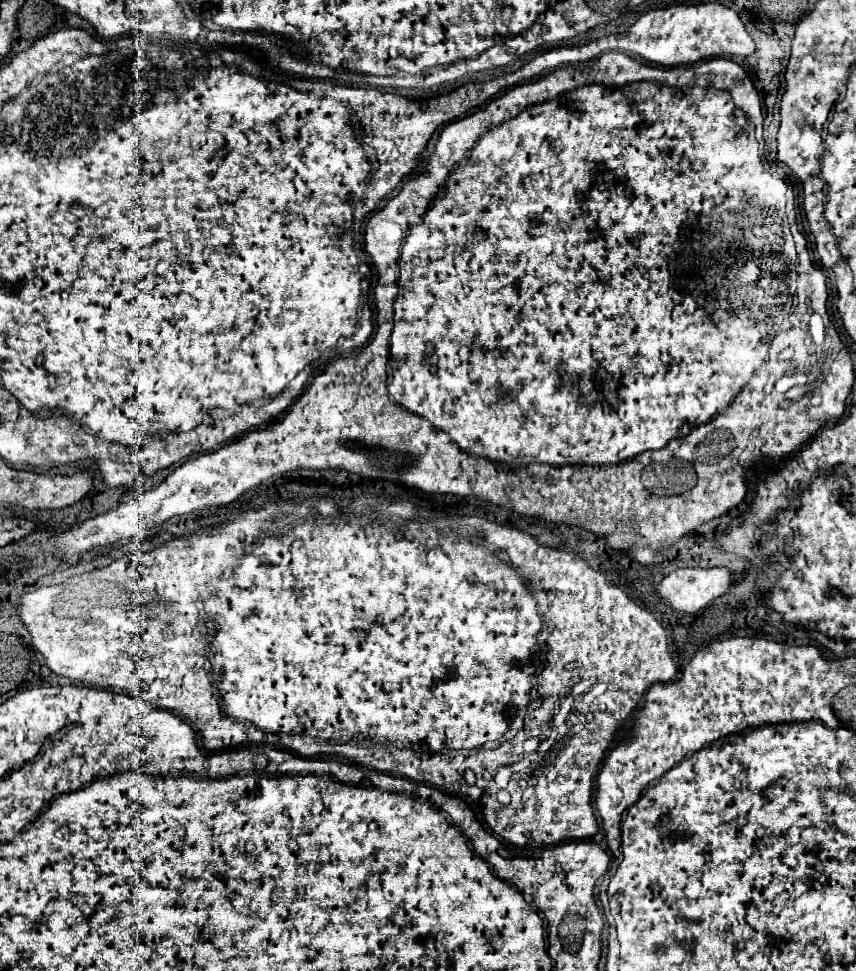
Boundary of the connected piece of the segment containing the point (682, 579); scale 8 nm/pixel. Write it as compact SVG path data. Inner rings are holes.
M683 568L683 570L671 572L669 576L665 576L655 586L655 590L675 610L679 610L679 612L697 612L697 610L705 608L711 600L715 600L723 592L727 592L729 586L731 586L731 580L733 580L733 576L725 568Z

